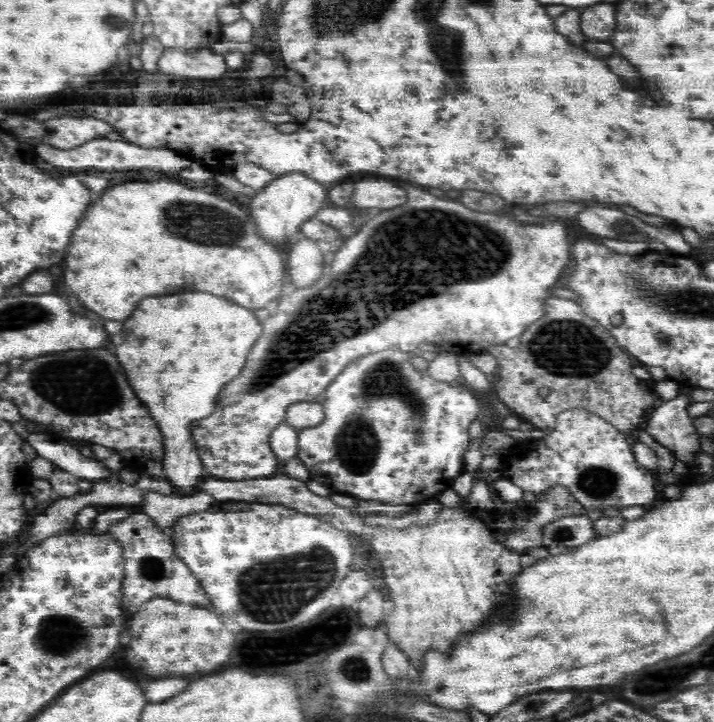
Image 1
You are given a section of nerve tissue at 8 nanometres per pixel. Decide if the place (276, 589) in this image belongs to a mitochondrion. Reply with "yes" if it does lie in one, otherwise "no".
yes

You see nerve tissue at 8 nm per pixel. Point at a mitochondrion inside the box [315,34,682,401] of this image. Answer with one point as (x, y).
(562, 347)

